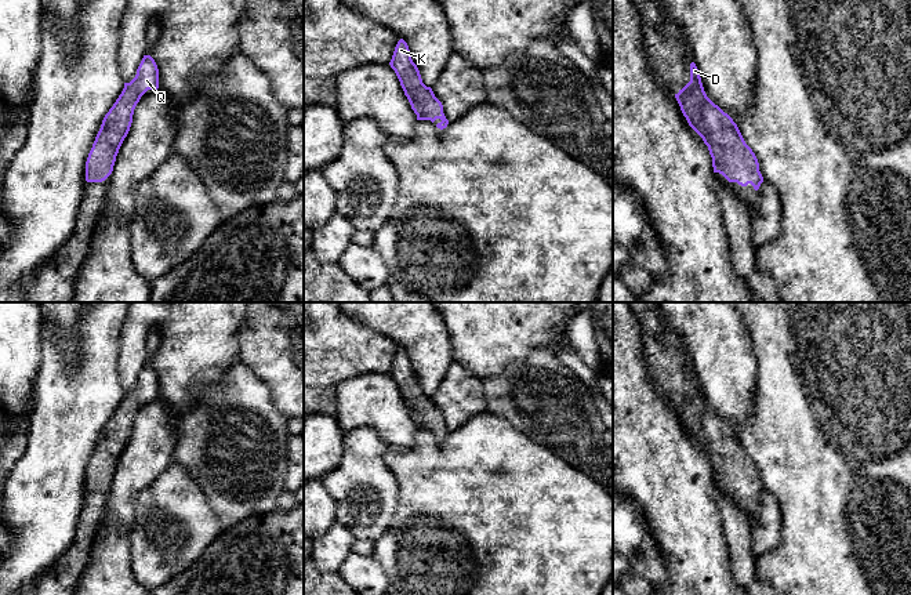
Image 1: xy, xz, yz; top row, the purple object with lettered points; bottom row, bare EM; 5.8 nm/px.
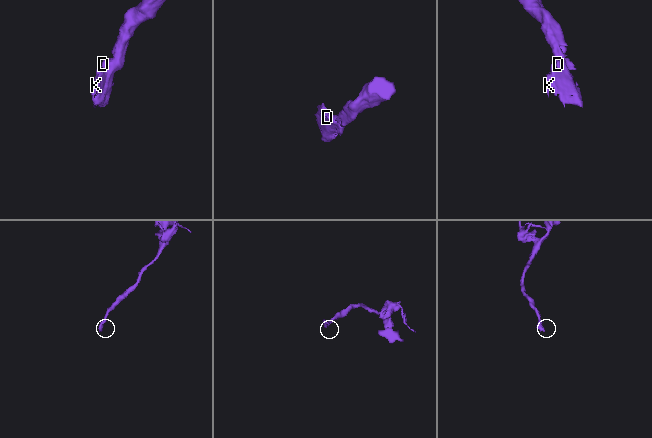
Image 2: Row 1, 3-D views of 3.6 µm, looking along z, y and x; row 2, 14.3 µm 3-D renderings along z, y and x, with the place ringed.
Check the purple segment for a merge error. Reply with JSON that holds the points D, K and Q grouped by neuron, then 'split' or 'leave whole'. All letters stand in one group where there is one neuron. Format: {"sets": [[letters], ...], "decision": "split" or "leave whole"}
{"sets": [["D", "K", "Q"]], "decision": "leave whole"}

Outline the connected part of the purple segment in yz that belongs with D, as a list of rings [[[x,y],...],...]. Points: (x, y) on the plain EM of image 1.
[[[694,371],[690,373],[690,391],[675,407],[689,435],[708,456],[714,482],[741,496],[751,493],[758,500],[763,491],[758,468],[733,428],[707,406]]]

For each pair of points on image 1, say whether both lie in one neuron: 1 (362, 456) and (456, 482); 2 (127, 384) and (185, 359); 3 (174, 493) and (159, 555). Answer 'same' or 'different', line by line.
1: different
2: same
3: same

